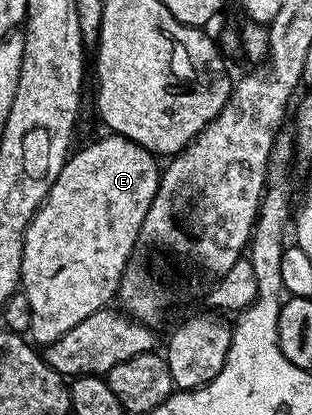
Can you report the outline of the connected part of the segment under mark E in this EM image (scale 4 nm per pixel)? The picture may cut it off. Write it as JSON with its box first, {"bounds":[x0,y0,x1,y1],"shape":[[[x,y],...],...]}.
{"bounds":[20,132,160,348],"shape":[[[113,132],[107,133],[105,136],[107,138],[102,138],[99,142],[84,147],[83,150],[75,149],[71,153],[70,157],[66,159],[64,168],[60,168],[60,176],[56,176],[56,184],[52,184],[48,196],[42,201],[42,206],[34,213],[34,218],[26,229],[20,290],[21,293],[28,296],[28,304],[32,307],[32,324],[28,331],[29,337],[42,348],[52,345],[56,340],[60,340],[60,336],[64,336],[64,332],[70,331],[71,328],[76,328],[76,324],[80,324],[80,320],[88,320],[88,316],[92,316],[92,312],[105,310],[113,303],[110,301],[115,301],[118,288],[122,284],[122,276],[131,265],[130,257],[134,254],[134,245],[140,242],[142,238],[144,216],[148,216],[148,208],[156,196],[156,188],[160,177],[159,159],[151,154],[149,150],[145,150],[140,144],[136,144],[124,136]]]}

